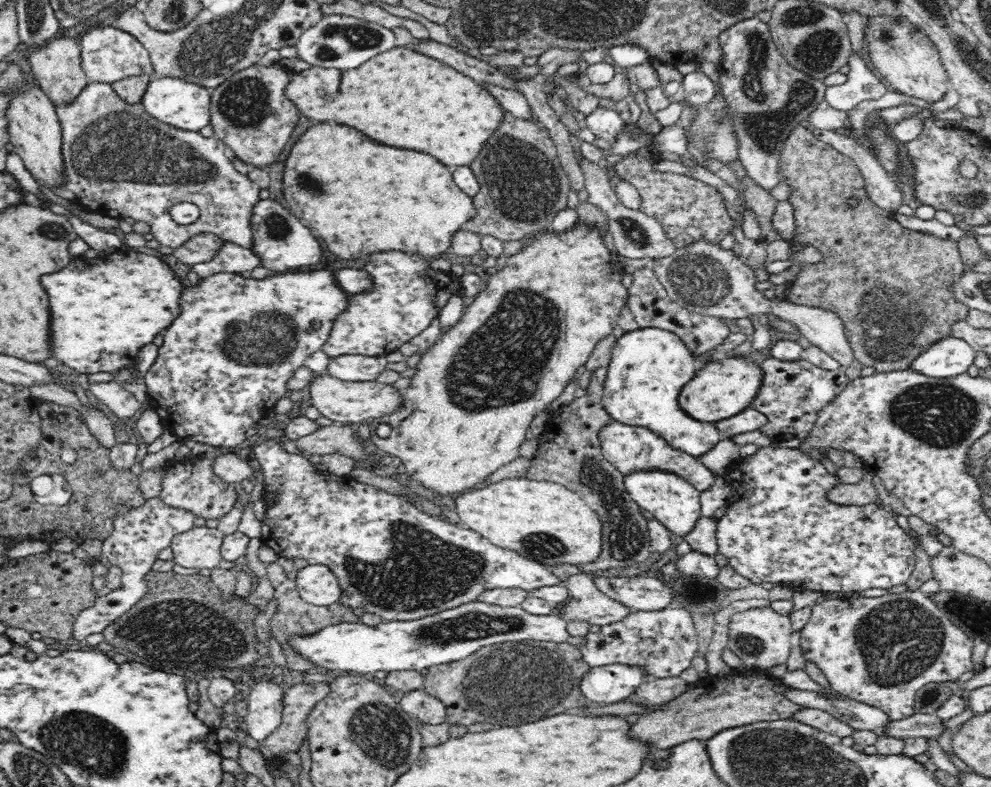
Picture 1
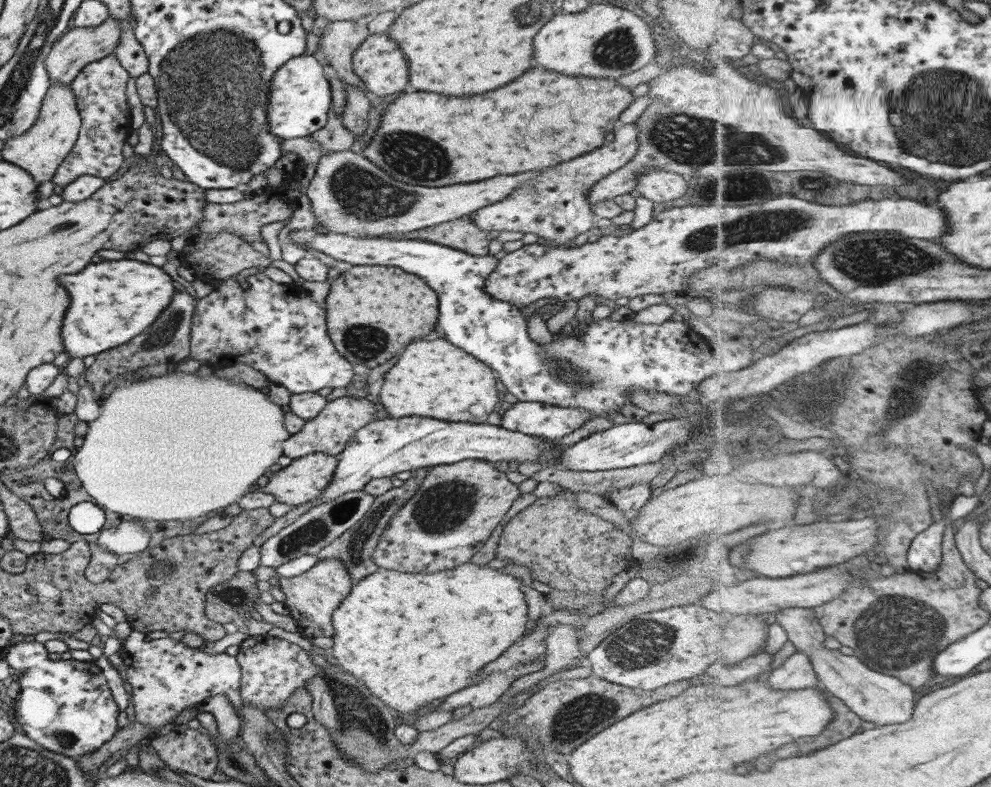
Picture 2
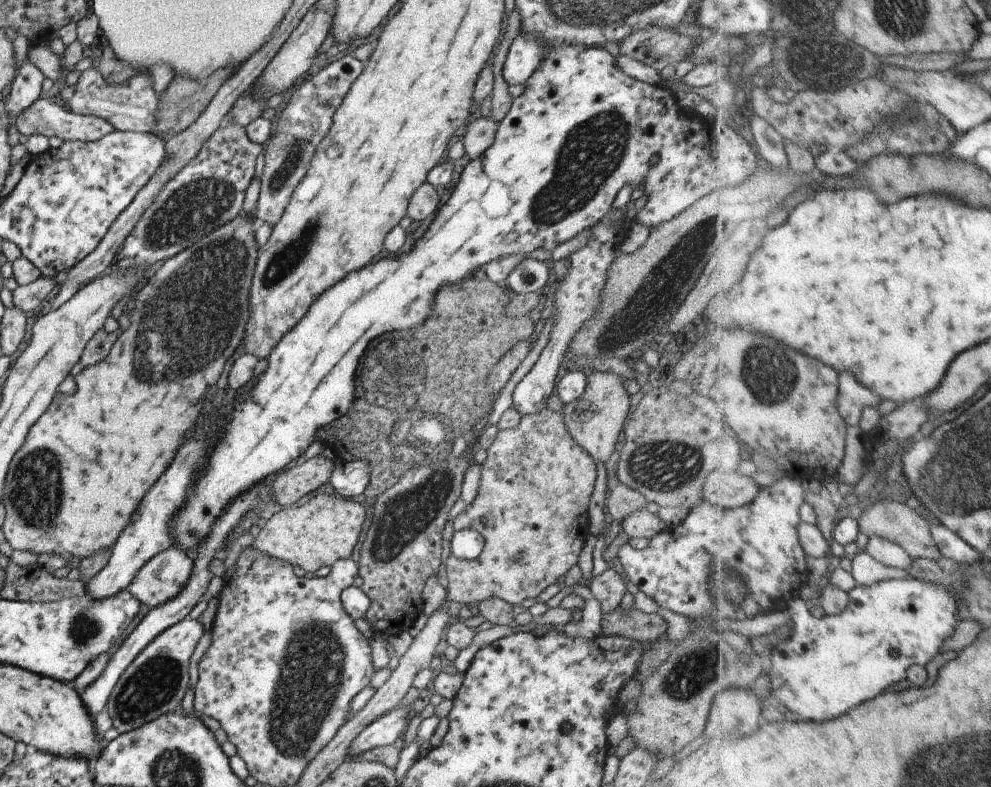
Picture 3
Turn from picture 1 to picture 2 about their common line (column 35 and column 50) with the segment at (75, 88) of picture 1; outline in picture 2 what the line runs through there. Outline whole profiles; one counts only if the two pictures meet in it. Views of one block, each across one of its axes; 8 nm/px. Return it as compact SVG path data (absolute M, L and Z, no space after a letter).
M112 16L98 26L75 27L63 34L55 42L44 62L48 69L48 75L50 75L50 82L60 81L62 84L70 84L88 63L112 55L114 49L120 45L120 36L122 36L120 21L116 21Z

